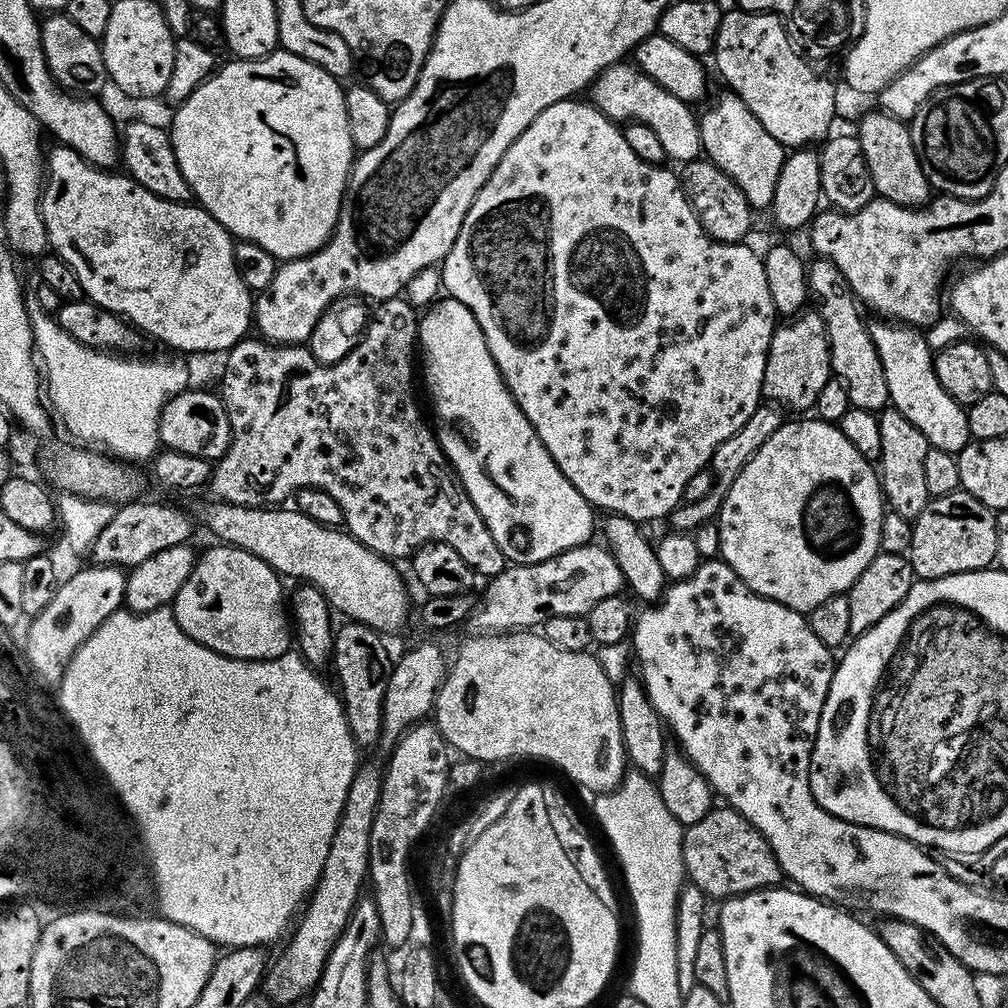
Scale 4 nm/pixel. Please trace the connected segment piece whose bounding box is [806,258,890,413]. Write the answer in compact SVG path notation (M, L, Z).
M816 258L807 265L808 290L811 299L816 300L814 311L824 319L826 334L829 338L829 358L831 360L831 375L844 383L844 392L848 395L847 403L853 408L861 408L867 412L879 413L889 407L888 387L886 386L886 370L882 370L882 358L878 358L878 350L872 341L872 333L869 325L864 325L864 320L860 317L862 313L861 305L855 296L845 287L844 275L834 266L834 262L823 258Z

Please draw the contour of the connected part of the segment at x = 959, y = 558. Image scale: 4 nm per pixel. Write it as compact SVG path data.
M963 490L929 499L926 510L912 521L912 544L906 555L912 563L913 573L919 579L933 580L987 569L996 559L996 518L993 509Z

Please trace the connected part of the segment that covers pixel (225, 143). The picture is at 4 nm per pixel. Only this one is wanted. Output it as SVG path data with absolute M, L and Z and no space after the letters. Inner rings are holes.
M283 50L270 52L258 60L236 58L231 62L233 64L228 64L225 68L223 65L213 72L205 84L198 86L198 90L194 90L194 94L190 94L190 98L186 98L186 102L175 109L173 116L176 117L172 120L170 135L172 149L178 158L178 166L186 182L192 188L193 197L200 207L205 208L233 237L249 244L262 246L262 250L266 250L280 262L308 256L318 251L332 237L332 231L336 228L336 220L340 217L340 203L344 200L344 187L348 184L349 174L352 173L354 149L350 138L350 122L346 114L345 89L340 88L341 81L335 76L326 74L322 66L314 66L314 62L306 62L306 58L298 58L298 54L290 54Z

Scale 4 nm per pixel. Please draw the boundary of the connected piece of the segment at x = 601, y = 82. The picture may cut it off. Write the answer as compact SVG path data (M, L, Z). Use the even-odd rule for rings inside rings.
M621 62L615 67L601 72L590 85L591 103L603 116L611 116L617 122L635 122L650 126L654 134L658 134L664 147L664 155L669 161L687 162L701 155L700 125L697 113L684 101L674 98L658 82L654 82L647 74L639 70L627 68ZM632 71L632 72L631 72Z

